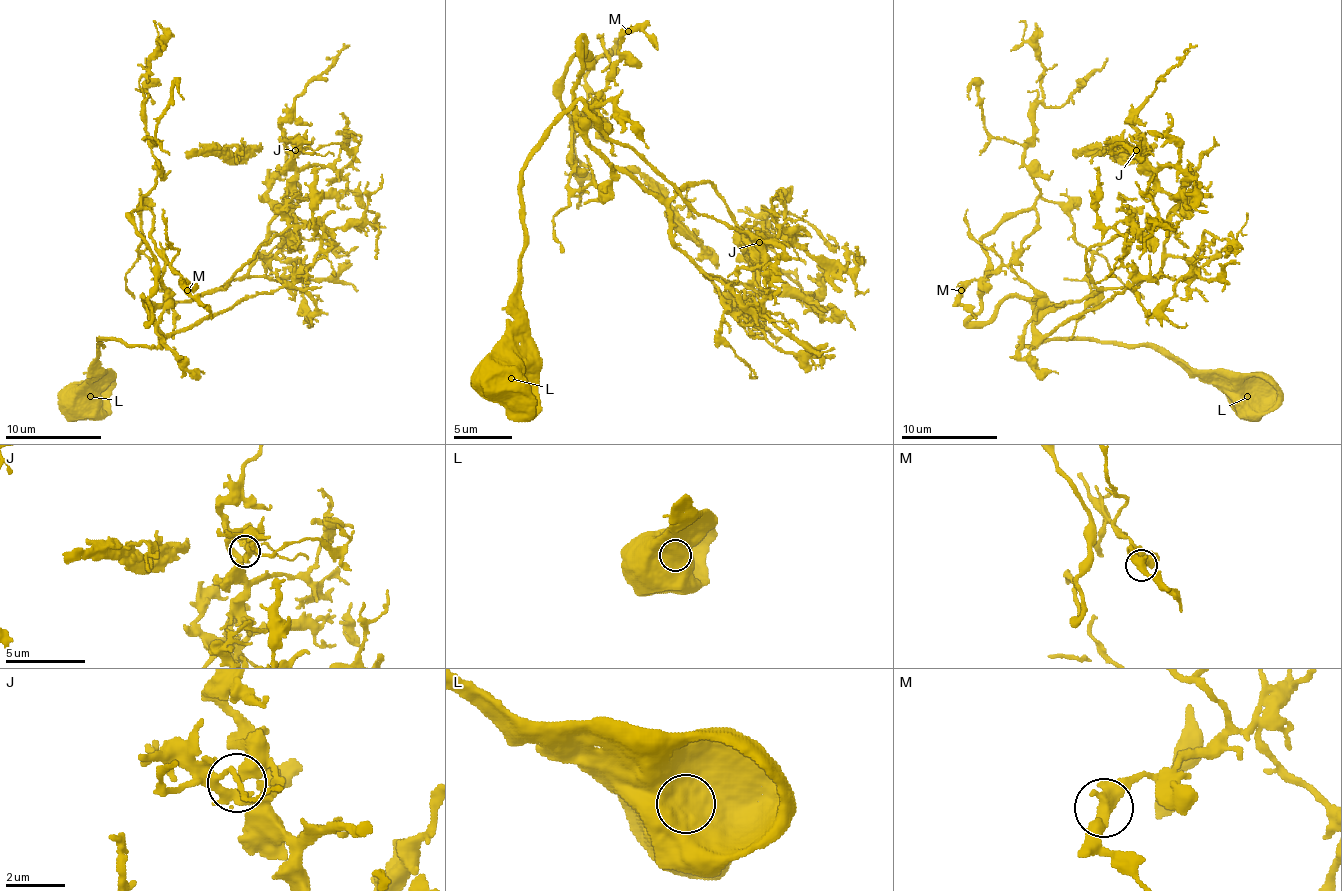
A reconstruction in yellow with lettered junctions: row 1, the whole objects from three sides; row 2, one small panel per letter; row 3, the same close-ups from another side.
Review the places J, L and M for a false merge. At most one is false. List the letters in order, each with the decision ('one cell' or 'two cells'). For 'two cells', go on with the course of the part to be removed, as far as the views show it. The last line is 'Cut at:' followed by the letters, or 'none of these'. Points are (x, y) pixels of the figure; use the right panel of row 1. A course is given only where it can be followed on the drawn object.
J: one cell
L: one cell
M: one cell
Cut at: none of these

